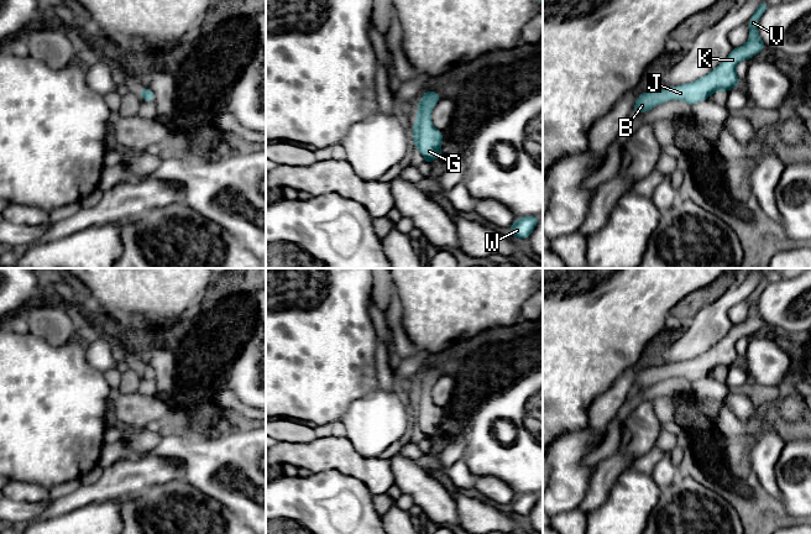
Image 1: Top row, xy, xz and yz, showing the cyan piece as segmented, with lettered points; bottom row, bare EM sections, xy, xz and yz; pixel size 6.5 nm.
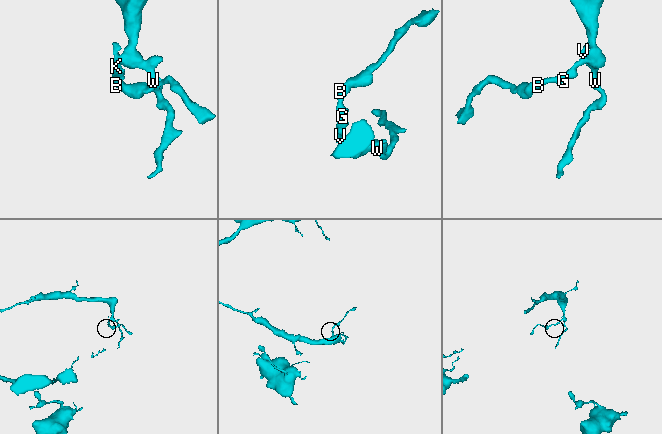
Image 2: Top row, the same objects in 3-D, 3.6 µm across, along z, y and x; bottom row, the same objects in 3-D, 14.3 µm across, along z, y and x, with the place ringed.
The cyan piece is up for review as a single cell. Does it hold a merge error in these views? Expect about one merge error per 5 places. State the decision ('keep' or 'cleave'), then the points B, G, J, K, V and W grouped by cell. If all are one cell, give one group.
keep | B G J K V W

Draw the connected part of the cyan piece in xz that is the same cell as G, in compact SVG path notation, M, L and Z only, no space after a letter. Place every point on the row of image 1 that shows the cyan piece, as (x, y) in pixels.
M425 90L417 105L418 115L412 131L413 143L425 158L427 164L441 156L443 131L435 129L430 120L433 108L439 100L438 91Z

